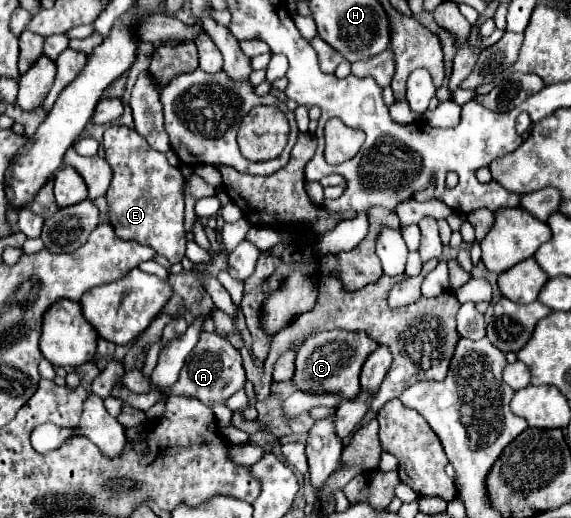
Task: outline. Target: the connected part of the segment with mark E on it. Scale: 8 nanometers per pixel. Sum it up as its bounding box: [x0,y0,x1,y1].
[104,128,184,264]

